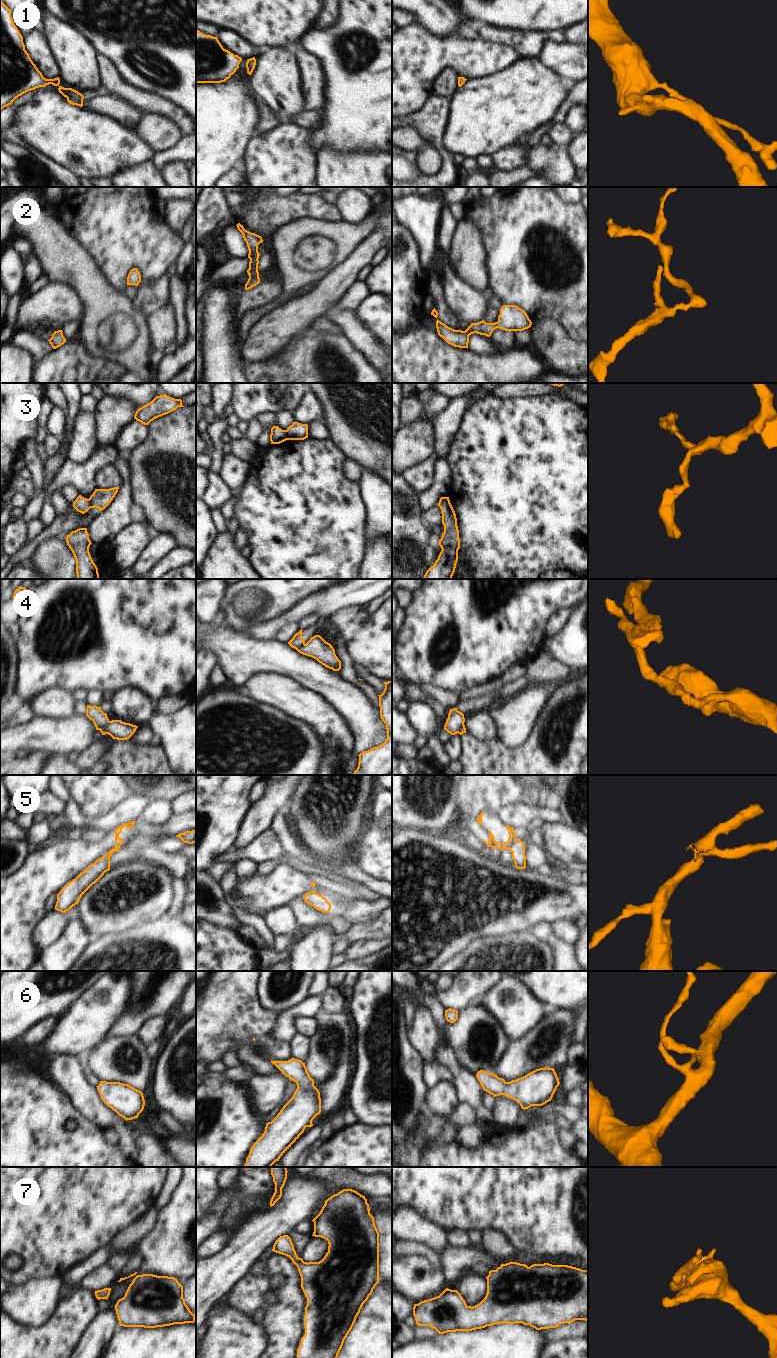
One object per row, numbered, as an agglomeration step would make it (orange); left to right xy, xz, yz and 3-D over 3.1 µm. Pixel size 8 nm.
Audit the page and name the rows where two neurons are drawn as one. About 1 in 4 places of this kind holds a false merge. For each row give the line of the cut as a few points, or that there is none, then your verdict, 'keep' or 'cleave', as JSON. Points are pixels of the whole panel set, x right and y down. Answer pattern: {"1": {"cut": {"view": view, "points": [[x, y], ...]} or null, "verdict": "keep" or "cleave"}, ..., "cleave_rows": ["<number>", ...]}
{"1": {"cut": null, "verdict": "keep"}, "2": {"cut": null, "verdict": "keep"}, "3": {"cut": {"view": "xz", "points": [[285, 430], [287, 439]]}, "verdict": "cleave"}, "4": {"cut": {"view": "xy", "points": [[109, 721], [100, 730]]}, "verdict": "cleave"}, "5": {"cut": {"view": "yz", "points": [[515, 840], [508, 848]]}, "verdict": "cleave"}, "6": {"cut": null, "verdict": "keep"}, "7": {"cut": null, "verdict": "keep"}, "cleave_rows": ["3", "4", "5"]}

